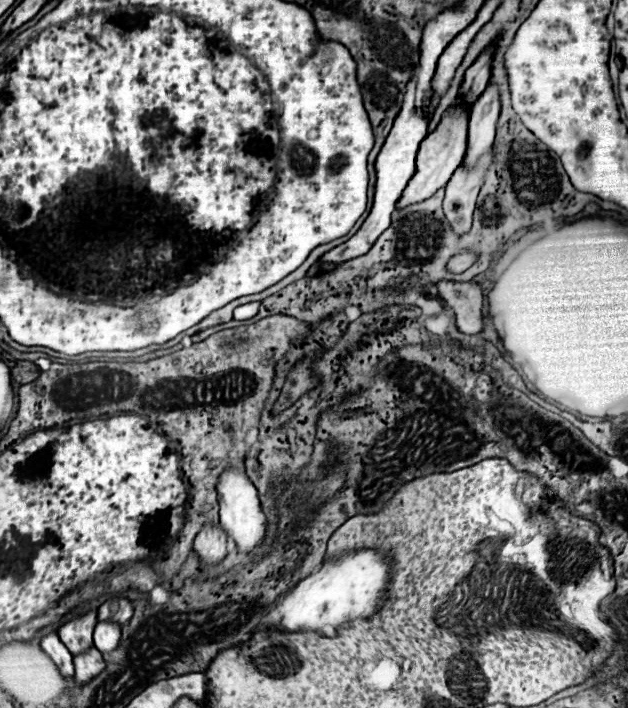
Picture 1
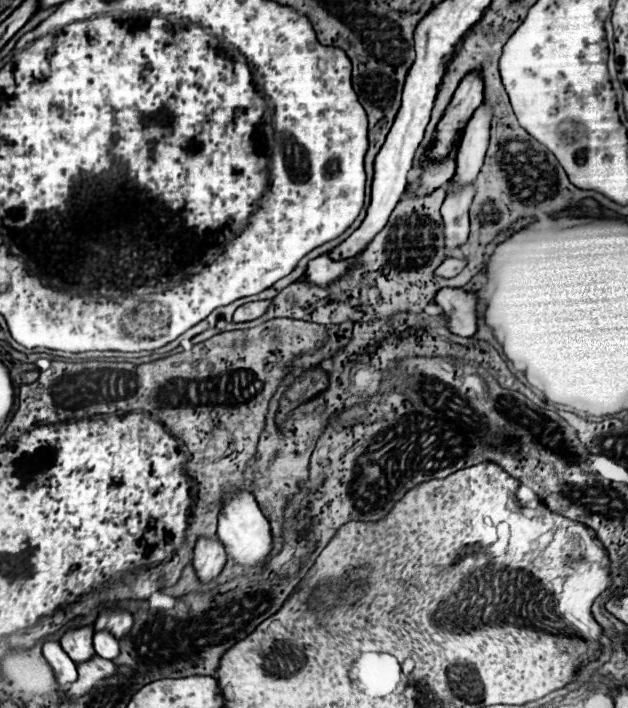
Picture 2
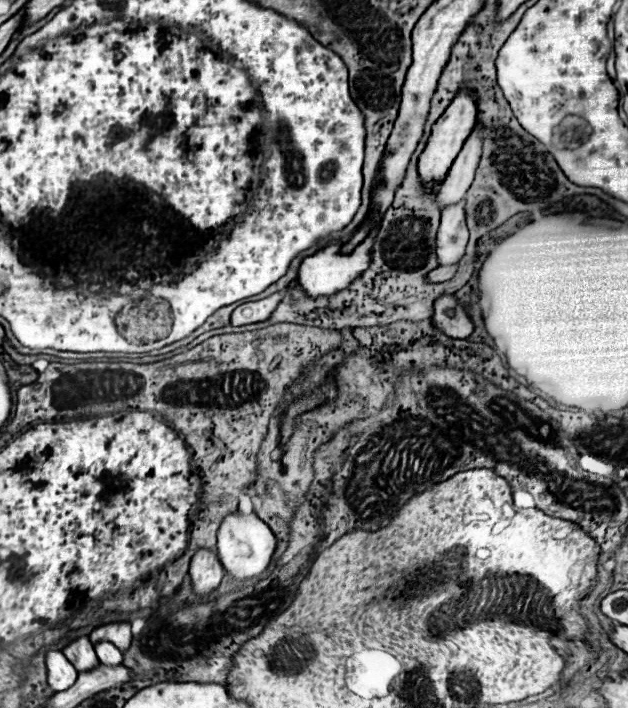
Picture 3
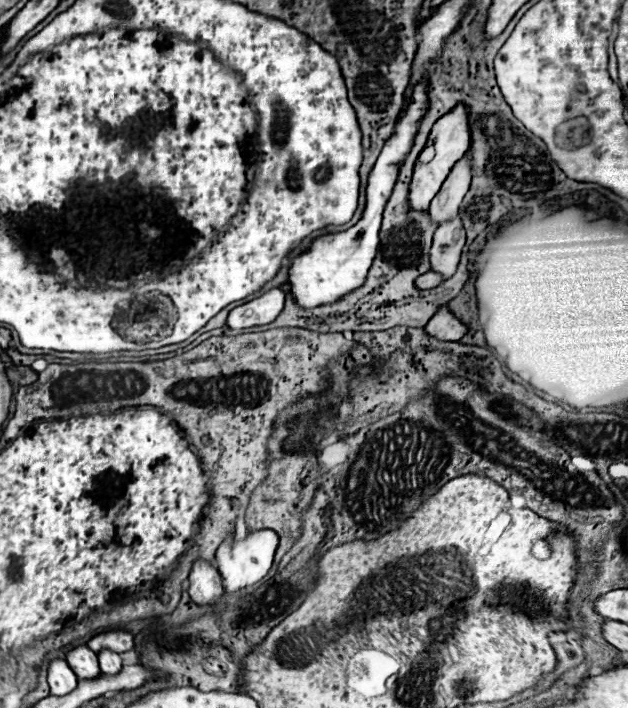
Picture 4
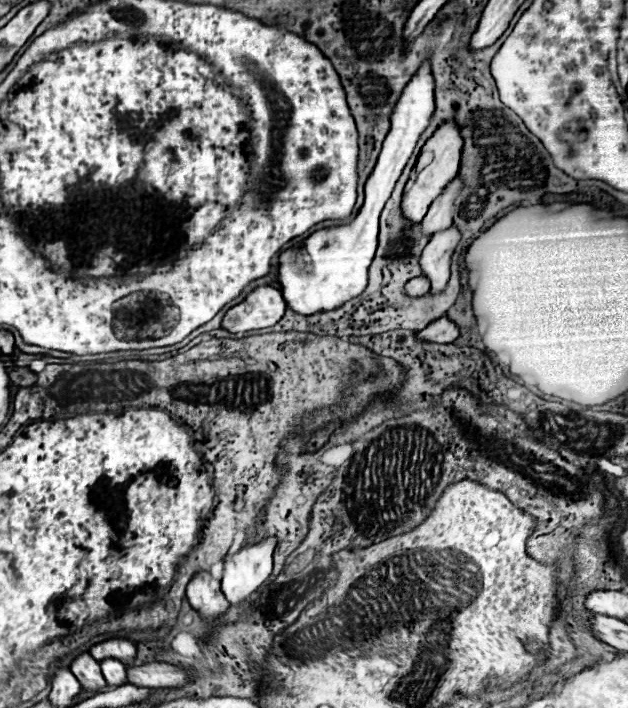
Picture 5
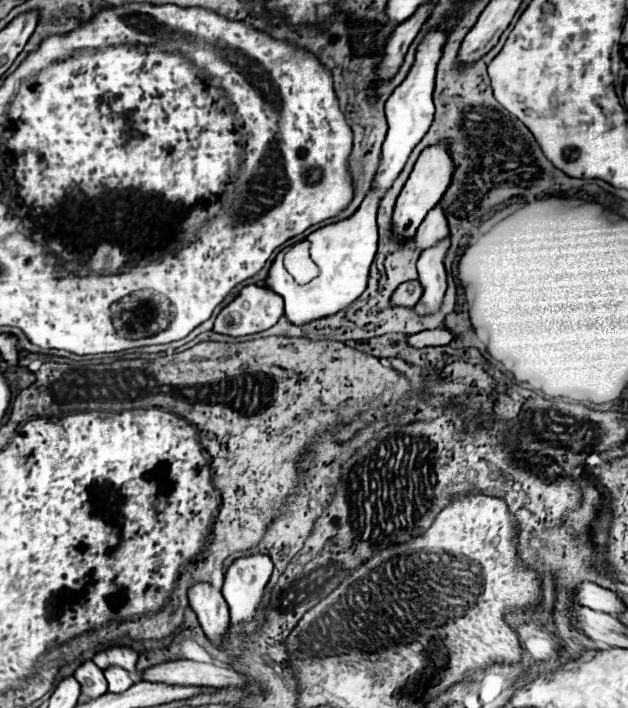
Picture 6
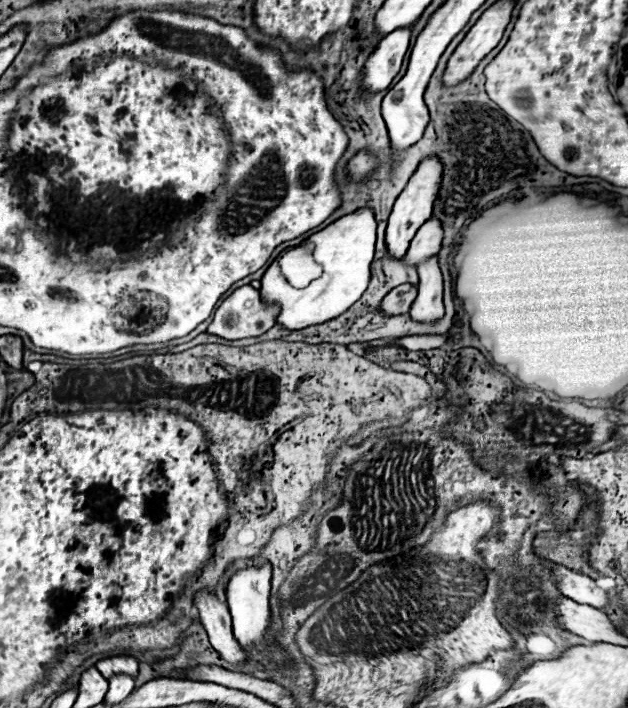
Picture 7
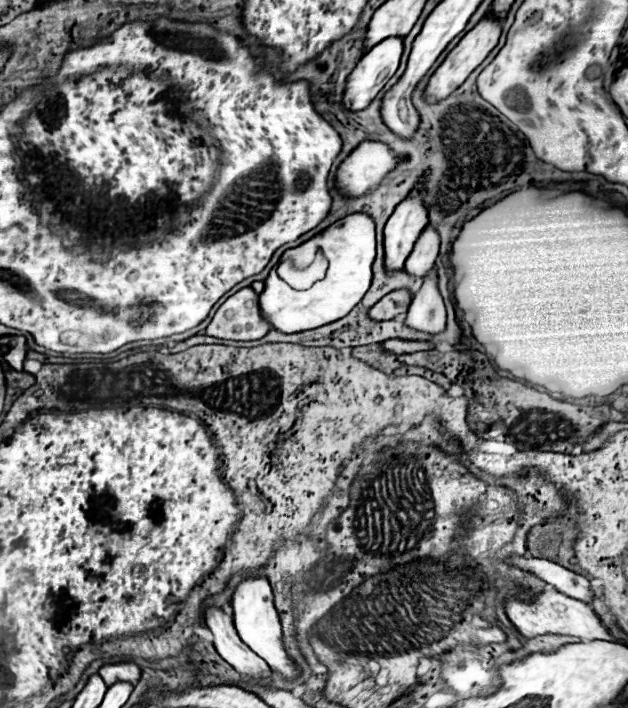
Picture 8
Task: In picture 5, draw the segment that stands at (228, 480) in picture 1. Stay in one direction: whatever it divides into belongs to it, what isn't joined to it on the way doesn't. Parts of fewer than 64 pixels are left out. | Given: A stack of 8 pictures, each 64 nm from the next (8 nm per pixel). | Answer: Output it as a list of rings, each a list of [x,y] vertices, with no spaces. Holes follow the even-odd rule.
[[[268,536],[262,542],[246,544],[236,554],[224,560],[222,592],[228,602],[238,604],[246,600],[272,572],[272,554],[276,538]]]

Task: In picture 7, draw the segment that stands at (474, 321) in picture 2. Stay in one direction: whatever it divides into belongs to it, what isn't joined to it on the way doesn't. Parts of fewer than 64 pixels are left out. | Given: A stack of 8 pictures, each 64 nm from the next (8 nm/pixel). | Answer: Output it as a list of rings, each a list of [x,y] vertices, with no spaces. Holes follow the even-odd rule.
[[[422,334],[422,336],[404,336],[398,340],[398,346],[406,350],[432,350],[440,348],[446,344],[448,336],[438,336],[438,334]]]

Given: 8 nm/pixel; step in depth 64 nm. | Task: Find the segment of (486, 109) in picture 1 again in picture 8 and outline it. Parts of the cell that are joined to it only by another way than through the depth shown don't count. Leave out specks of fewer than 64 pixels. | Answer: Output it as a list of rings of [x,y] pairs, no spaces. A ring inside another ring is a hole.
[[[428,224],[426,230],[422,230],[420,238],[416,240],[412,254],[404,262],[404,270],[412,276],[426,276],[428,270],[432,270],[440,250],[440,236],[436,230]]]

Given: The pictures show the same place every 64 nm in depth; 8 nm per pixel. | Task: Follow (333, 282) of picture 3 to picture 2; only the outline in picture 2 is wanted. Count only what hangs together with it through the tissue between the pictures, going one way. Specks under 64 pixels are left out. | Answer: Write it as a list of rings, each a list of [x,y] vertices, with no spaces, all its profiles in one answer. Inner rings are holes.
[[[322,254],[322,256],[314,258],[308,264],[304,280],[312,282],[316,286],[328,286],[334,280],[342,278],[354,262],[356,262],[356,258],[350,258],[350,260],[330,260],[328,254]]]

